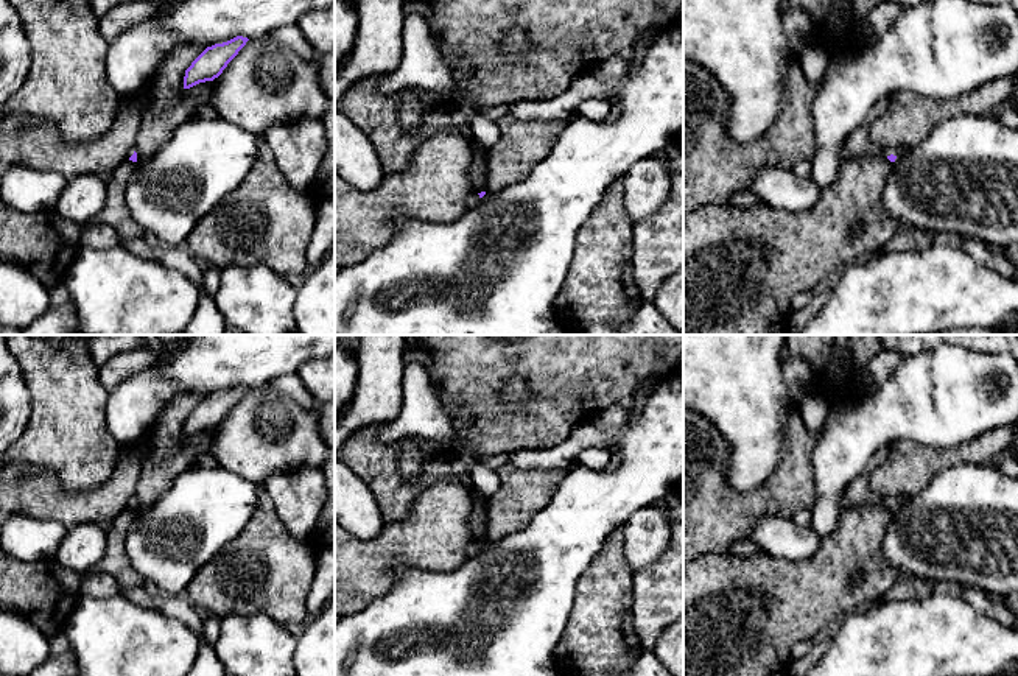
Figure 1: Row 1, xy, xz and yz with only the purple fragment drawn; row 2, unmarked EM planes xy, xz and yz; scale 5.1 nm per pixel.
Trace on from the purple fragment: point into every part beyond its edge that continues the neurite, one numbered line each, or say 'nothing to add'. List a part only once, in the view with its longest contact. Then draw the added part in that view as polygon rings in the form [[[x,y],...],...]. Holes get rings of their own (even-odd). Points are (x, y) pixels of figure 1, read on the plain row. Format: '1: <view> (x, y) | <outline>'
nothing to add

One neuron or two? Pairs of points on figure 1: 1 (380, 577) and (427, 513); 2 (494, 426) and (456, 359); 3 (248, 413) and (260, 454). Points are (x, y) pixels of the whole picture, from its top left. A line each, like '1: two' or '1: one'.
1: one
2: one
3: one

